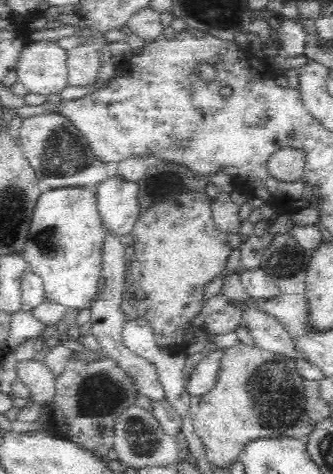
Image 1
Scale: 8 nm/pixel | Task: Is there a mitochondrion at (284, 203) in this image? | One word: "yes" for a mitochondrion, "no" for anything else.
no

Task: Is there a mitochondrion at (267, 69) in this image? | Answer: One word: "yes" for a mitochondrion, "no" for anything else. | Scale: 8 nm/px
no

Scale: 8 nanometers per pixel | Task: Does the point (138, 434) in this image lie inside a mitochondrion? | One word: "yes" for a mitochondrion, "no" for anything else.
yes

